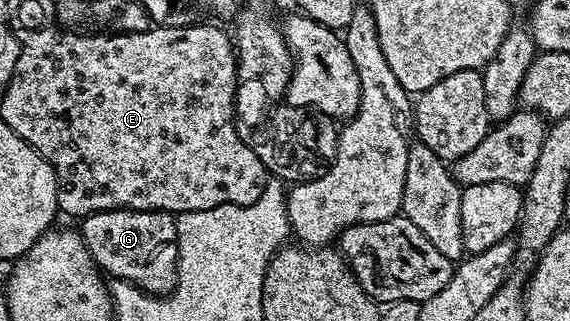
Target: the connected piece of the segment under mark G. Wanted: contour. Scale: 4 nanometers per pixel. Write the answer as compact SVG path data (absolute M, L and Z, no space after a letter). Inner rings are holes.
M99 211L83 216L82 223L84 243L105 276L113 280L125 279L154 295L166 295L176 288L178 241L176 220L169 212Z

